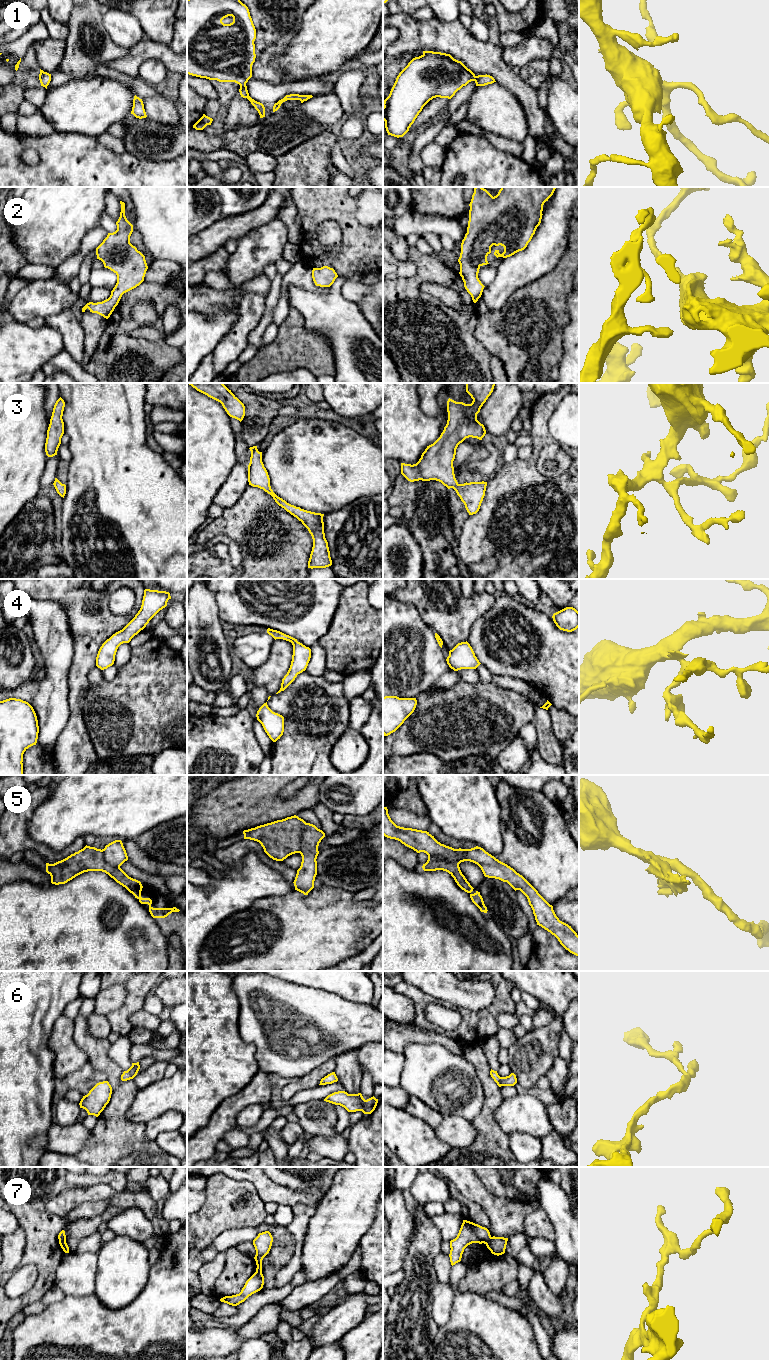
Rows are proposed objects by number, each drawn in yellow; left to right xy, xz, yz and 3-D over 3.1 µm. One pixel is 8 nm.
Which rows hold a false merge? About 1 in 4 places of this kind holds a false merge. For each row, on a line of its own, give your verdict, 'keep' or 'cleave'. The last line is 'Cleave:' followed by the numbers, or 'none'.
1: keep
2: keep
3: keep
4: keep
5: cleave
6: keep
7: cleave
Cleave: 5, 7

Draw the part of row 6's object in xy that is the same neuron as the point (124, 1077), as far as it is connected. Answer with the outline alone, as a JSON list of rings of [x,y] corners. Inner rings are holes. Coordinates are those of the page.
[[[139,1062],[132,1063],[132,1066],[127,1071],[124,1071],[123,1074],[121,1075],[121,1080],[127,1081],[133,1079],[137,1075],[139,1069],[140,1069]]]

